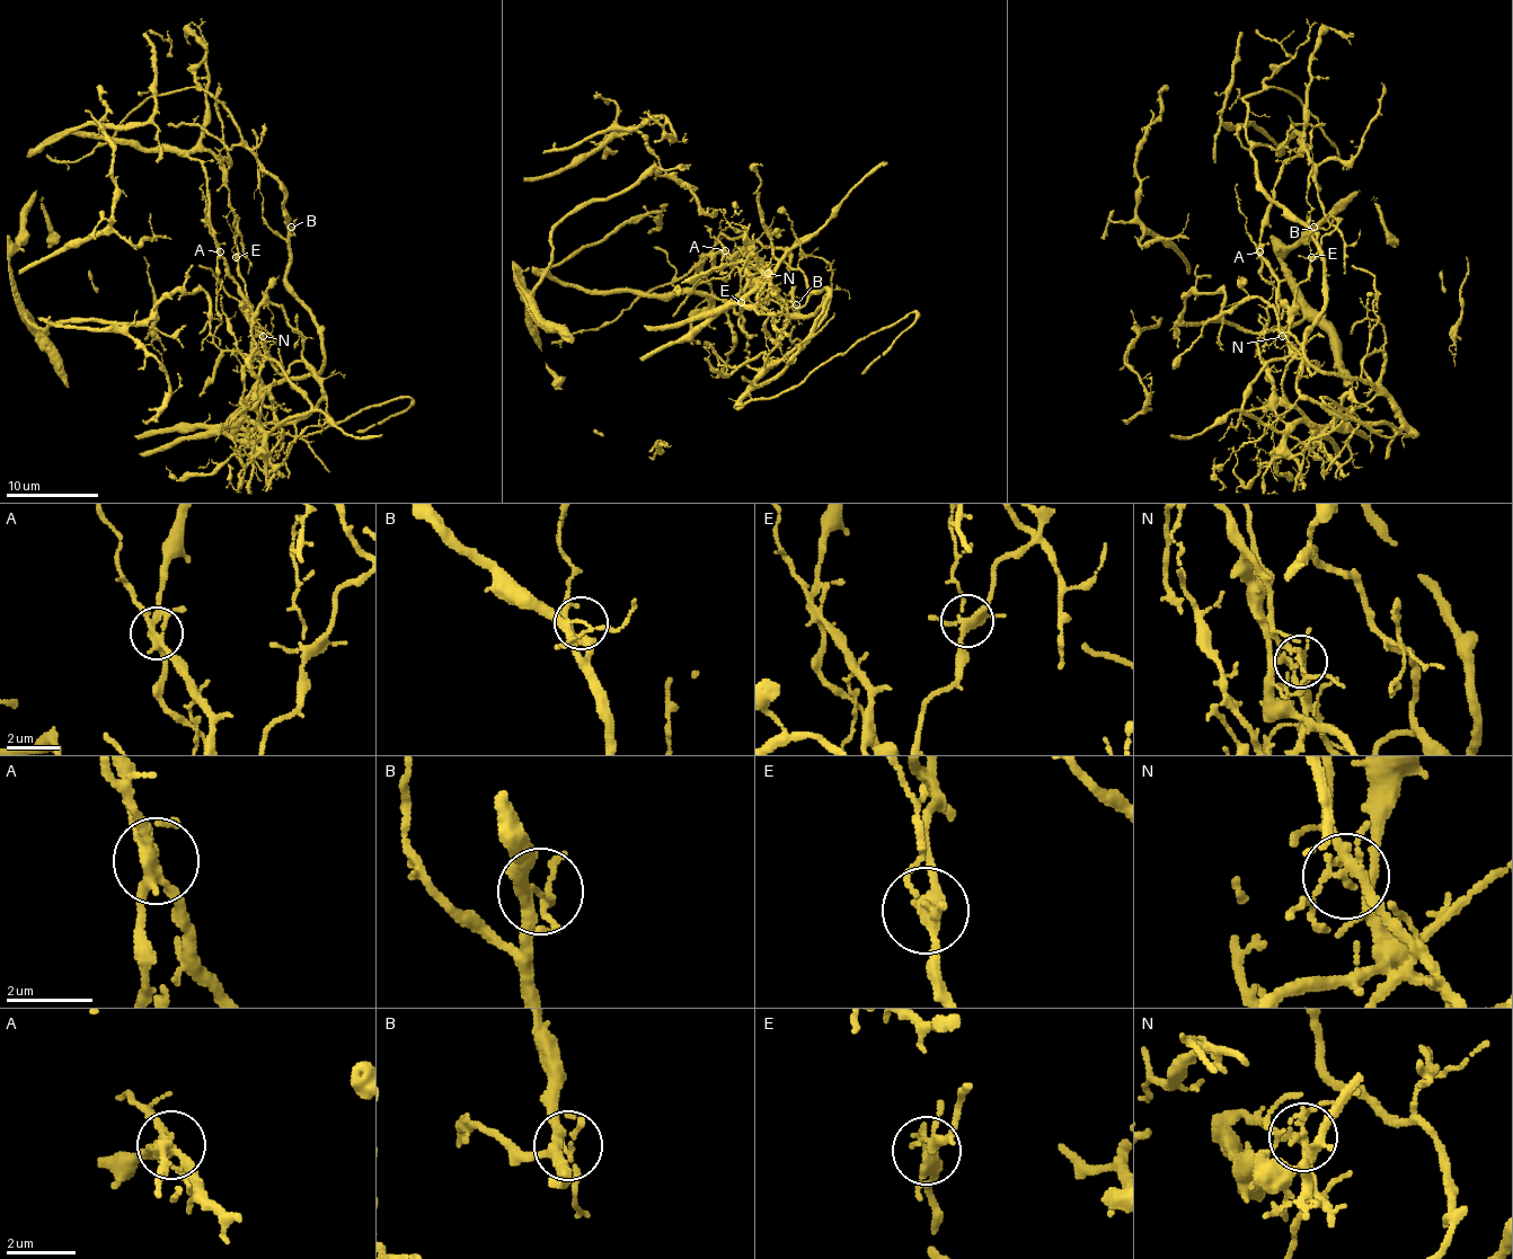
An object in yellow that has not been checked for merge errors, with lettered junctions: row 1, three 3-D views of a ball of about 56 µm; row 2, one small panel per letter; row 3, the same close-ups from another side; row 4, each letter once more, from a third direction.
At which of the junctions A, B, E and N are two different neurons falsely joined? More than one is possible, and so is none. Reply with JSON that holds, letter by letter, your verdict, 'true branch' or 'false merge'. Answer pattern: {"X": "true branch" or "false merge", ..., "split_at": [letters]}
{"A": "false merge", "B": "true branch", "E": "true branch", "N": "false merge", "split_at": ["A", "N"]}

